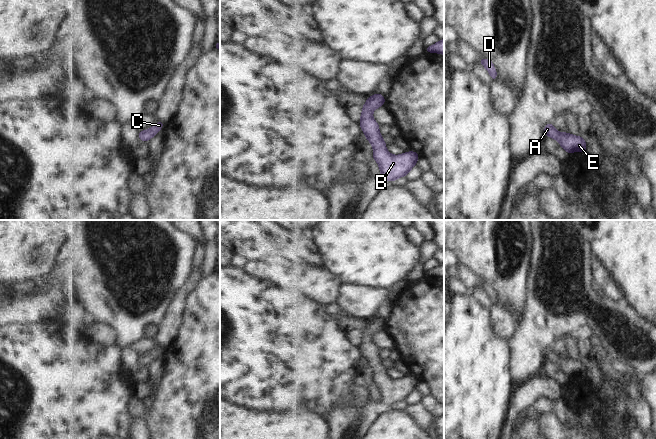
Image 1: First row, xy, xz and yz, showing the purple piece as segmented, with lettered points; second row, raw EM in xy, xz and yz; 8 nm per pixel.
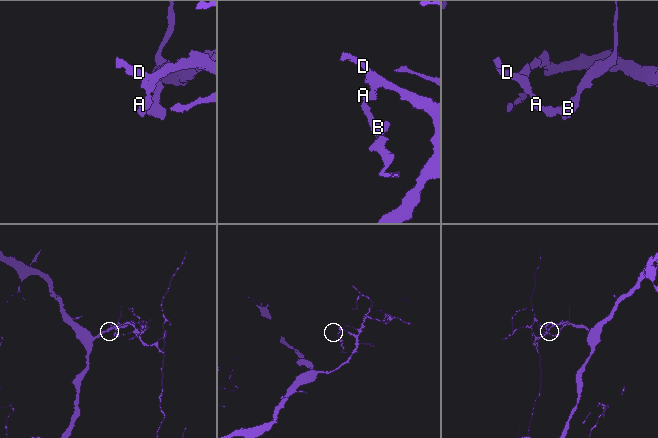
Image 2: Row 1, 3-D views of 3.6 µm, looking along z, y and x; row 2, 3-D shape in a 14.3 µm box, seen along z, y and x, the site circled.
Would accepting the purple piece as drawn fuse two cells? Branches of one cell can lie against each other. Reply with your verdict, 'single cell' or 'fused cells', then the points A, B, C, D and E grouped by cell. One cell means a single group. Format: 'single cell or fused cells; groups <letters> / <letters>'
single cell; groups A B C D E

